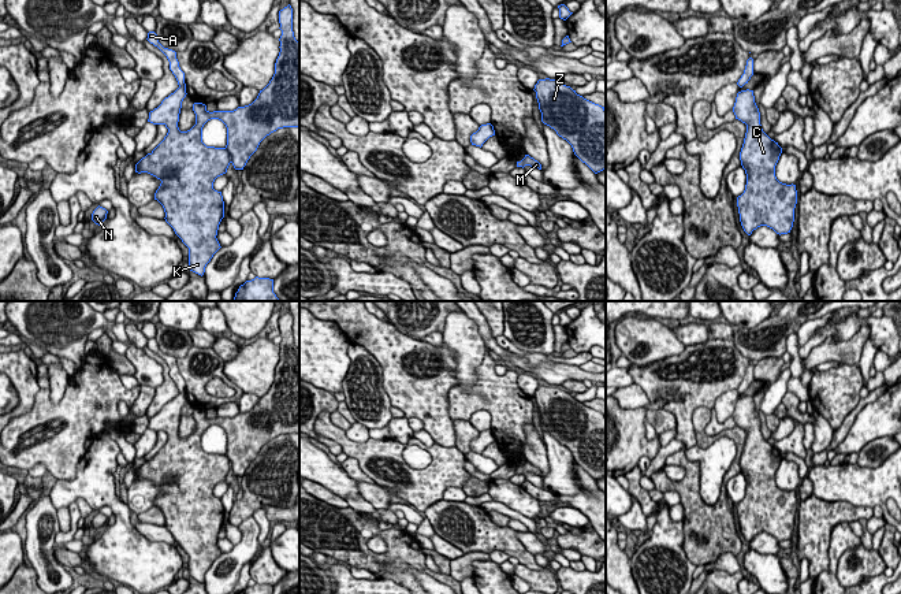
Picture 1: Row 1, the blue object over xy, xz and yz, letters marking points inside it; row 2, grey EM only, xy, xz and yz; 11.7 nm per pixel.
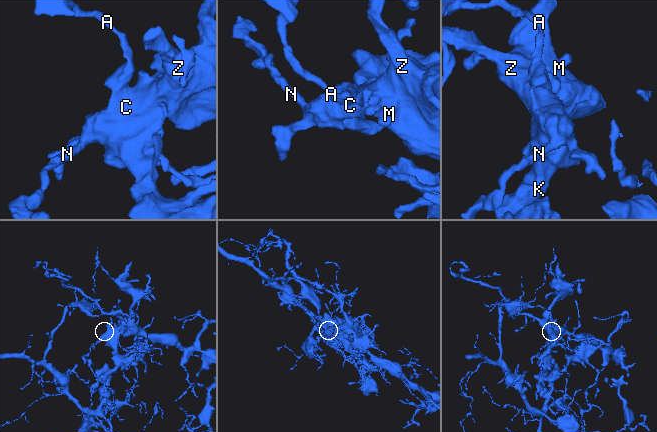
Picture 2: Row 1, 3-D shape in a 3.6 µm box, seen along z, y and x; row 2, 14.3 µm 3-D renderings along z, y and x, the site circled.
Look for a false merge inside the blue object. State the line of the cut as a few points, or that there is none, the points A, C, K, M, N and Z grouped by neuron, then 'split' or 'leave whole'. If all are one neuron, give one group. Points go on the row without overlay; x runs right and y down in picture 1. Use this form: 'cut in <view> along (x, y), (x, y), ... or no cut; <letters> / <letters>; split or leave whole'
cut in yz along (752, 397), (751, 414), (738, 424); A / C K M N Z; split

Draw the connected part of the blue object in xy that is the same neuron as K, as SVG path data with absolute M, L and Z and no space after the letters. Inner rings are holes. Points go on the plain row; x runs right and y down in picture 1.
M290 311L279 318L279 330L282 342L275 380L252 411L238 413L234 417L209 419L205 411L194 409L196 431L187 438L180 438L178 434L176 397L149 419L148 428L164 431L168 439L150 460L135 471L135 479L148 479L161 487L154 500L154 506L163 512L165 528L189 554L190 578L201 583L213 561L221 554L216 542L224 524L224 508L221 498L213 495L215 486L226 480L230 471L235 476L243 476L260 449L278 435L299 435L299 349L294 344ZM211 426L219 426L227 434L227 452L224 454L206 453L202 449L202 434Z

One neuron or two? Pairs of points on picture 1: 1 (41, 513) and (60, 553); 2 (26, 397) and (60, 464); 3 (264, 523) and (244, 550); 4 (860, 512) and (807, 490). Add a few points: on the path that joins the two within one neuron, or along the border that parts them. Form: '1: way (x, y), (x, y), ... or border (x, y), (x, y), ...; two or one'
1: border (55, 545), (55, 557), (67, 570); two
2: border (40, 389), (33, 405), (26, 412), (14, 418); two
3: border (252, 516), (259, 526), (260, 546); two
4: border (811, 493), (801, 501); two

